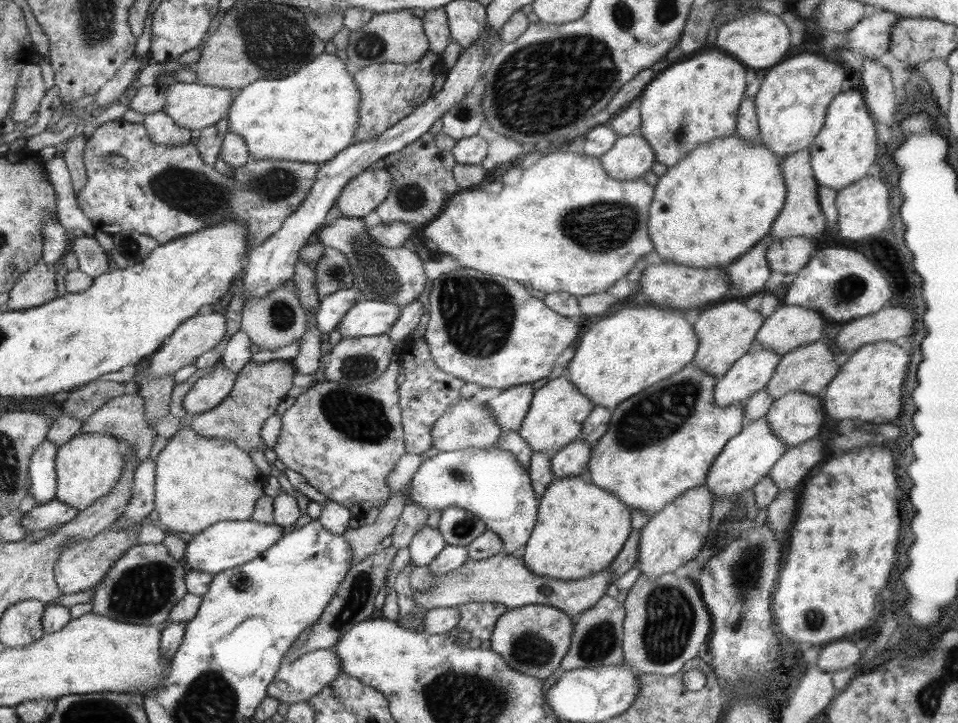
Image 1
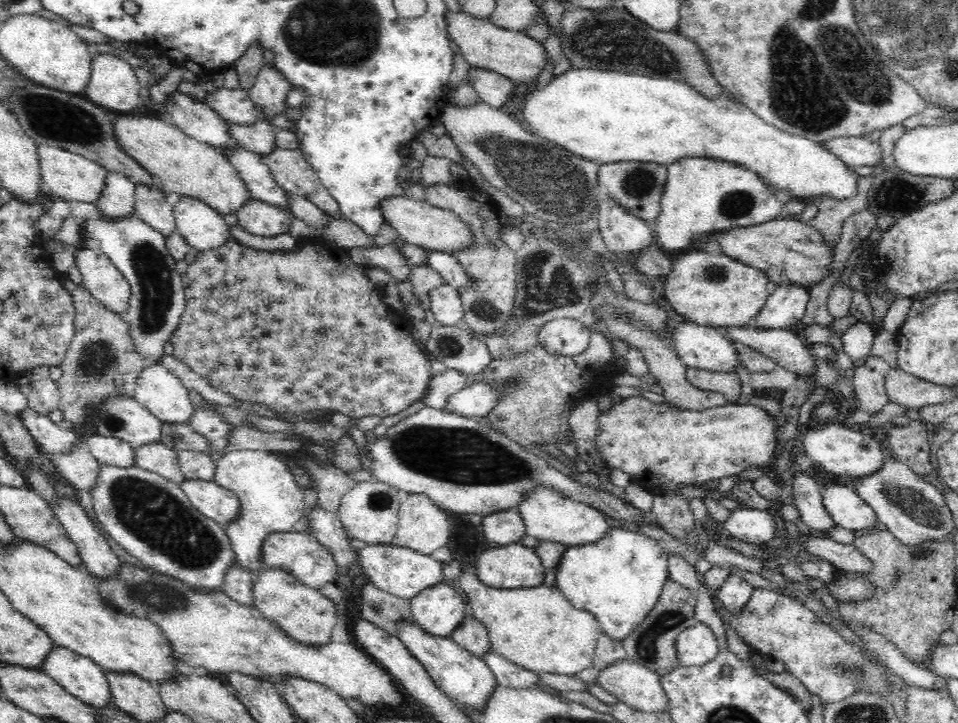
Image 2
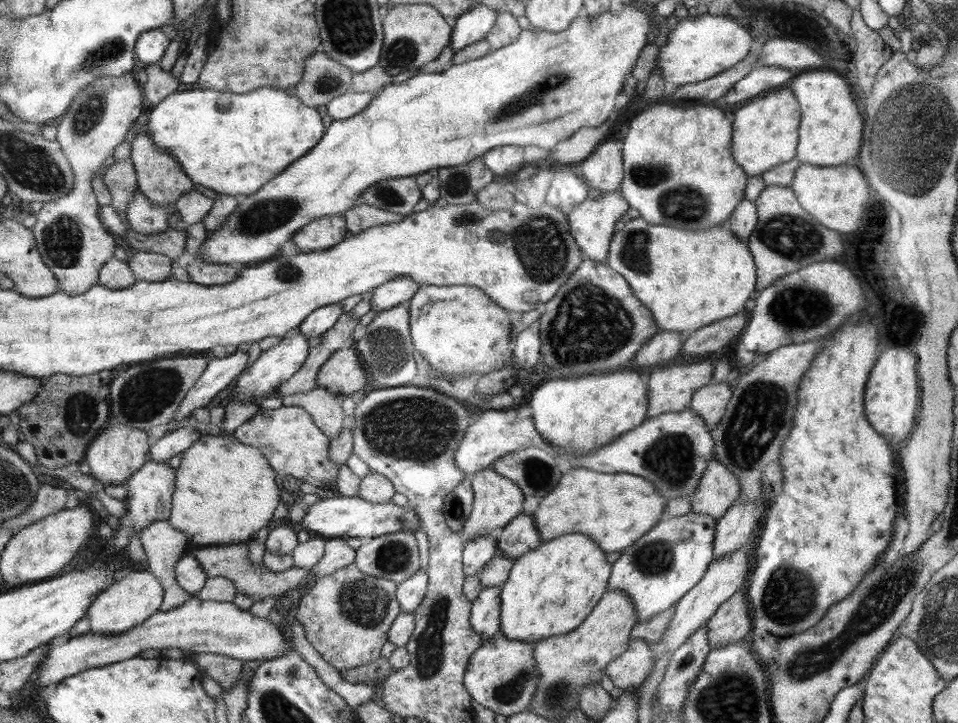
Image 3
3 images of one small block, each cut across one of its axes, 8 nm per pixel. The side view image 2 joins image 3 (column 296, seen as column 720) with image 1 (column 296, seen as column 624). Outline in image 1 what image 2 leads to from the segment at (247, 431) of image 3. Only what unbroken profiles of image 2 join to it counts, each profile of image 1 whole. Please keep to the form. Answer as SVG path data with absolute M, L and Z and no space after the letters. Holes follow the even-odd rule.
M394 354L391 358L388 368L380 375L378 380L362 384L358 386L348 386L347 384L338 384L337 382L320 382L313 386L306 387L306 392L300 394L292 406L290 406L282 416L282 430L277 438L277 442L273 446L274 452L277 454L277 459L284 463L286 468L295 470L298 474L302 474L306 478L306 482L311 484L326 496L328 500L333 500L342 506L348 508L354 518L360 518L366 514L370 509L379 507L382 508L386 501L392 496L391 490L387 485L387 476L394 470L394 466L399 461L400 456L406 454L406 445L404 444L404 431L401 422L401 408L399 405L399 385L396 378L400 376L401 358L399 354Z

